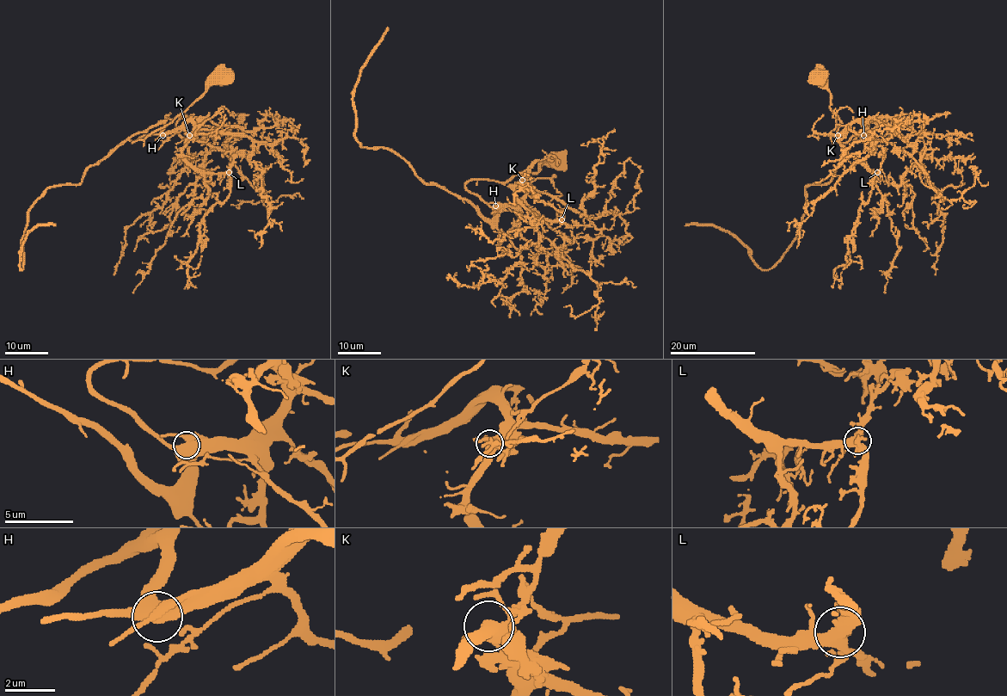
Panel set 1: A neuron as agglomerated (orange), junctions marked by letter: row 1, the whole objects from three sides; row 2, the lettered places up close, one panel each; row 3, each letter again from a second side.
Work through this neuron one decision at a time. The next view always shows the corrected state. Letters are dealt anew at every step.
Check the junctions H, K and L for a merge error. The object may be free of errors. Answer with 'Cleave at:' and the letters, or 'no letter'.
Cleave at: no letter

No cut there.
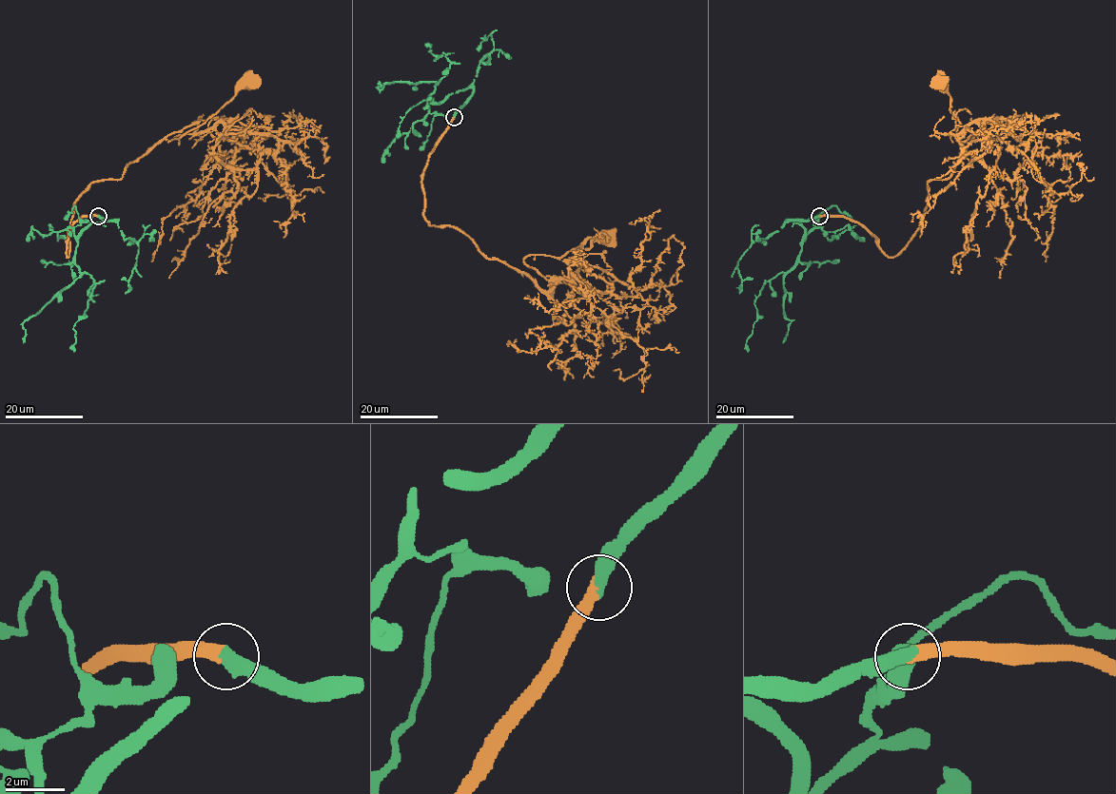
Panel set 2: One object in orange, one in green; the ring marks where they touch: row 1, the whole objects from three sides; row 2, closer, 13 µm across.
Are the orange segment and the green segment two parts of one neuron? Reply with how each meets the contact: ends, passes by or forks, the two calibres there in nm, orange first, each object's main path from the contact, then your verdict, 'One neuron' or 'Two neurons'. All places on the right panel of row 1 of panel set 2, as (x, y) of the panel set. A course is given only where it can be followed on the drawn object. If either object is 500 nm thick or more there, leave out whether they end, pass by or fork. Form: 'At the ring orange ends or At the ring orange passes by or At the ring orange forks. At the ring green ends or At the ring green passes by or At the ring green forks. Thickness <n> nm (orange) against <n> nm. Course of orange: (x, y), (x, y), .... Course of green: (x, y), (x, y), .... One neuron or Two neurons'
At the ring orange ends. At the ring green ends. Thickness 400 nm (orange) against 480 nm. Course of orange: (819, 216), (860, 223), (889, 257), (906, 245), (928, 183), (946, 180), (992, 125), (958, 140), (938, 82). Course of green: (819, 216), (790, 220), (804, 229), (798, 261), (768, 280), (754, 301), (756, 320), (746, 343), (748, 352). One neuron

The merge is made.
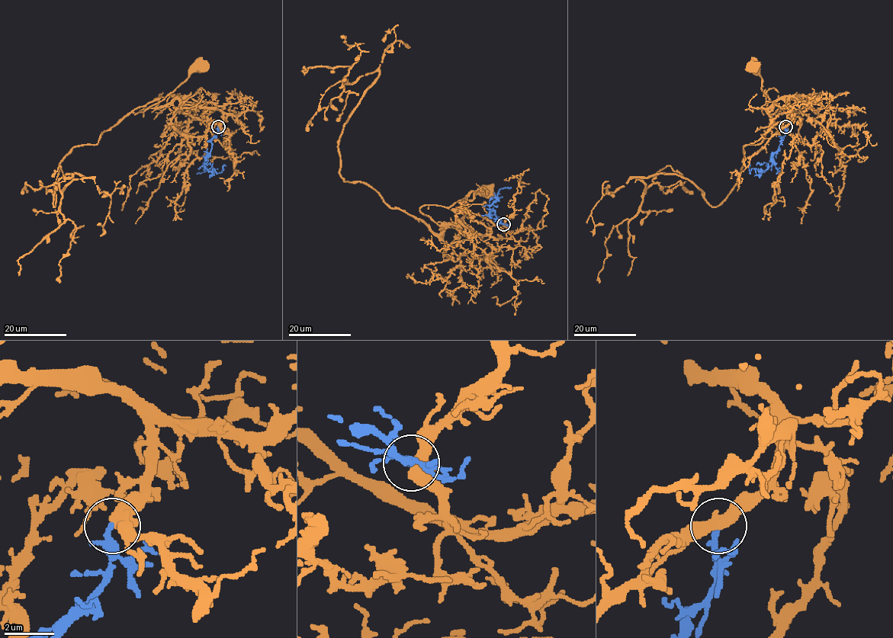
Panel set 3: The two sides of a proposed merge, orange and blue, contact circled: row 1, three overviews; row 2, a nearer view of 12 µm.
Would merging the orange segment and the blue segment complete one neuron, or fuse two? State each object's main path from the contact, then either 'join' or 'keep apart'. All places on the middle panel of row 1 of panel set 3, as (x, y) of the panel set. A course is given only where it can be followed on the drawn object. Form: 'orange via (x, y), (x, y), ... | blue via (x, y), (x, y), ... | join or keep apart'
orange via (503, 223), (507, 232), (467, 213), (454, 222), (437, 224), (420, 209), (450, 206), (485, 190) | blue via (503, 223), (496, 219), (489, 206), (497, 199), (499, 191), (511, 187) | join

